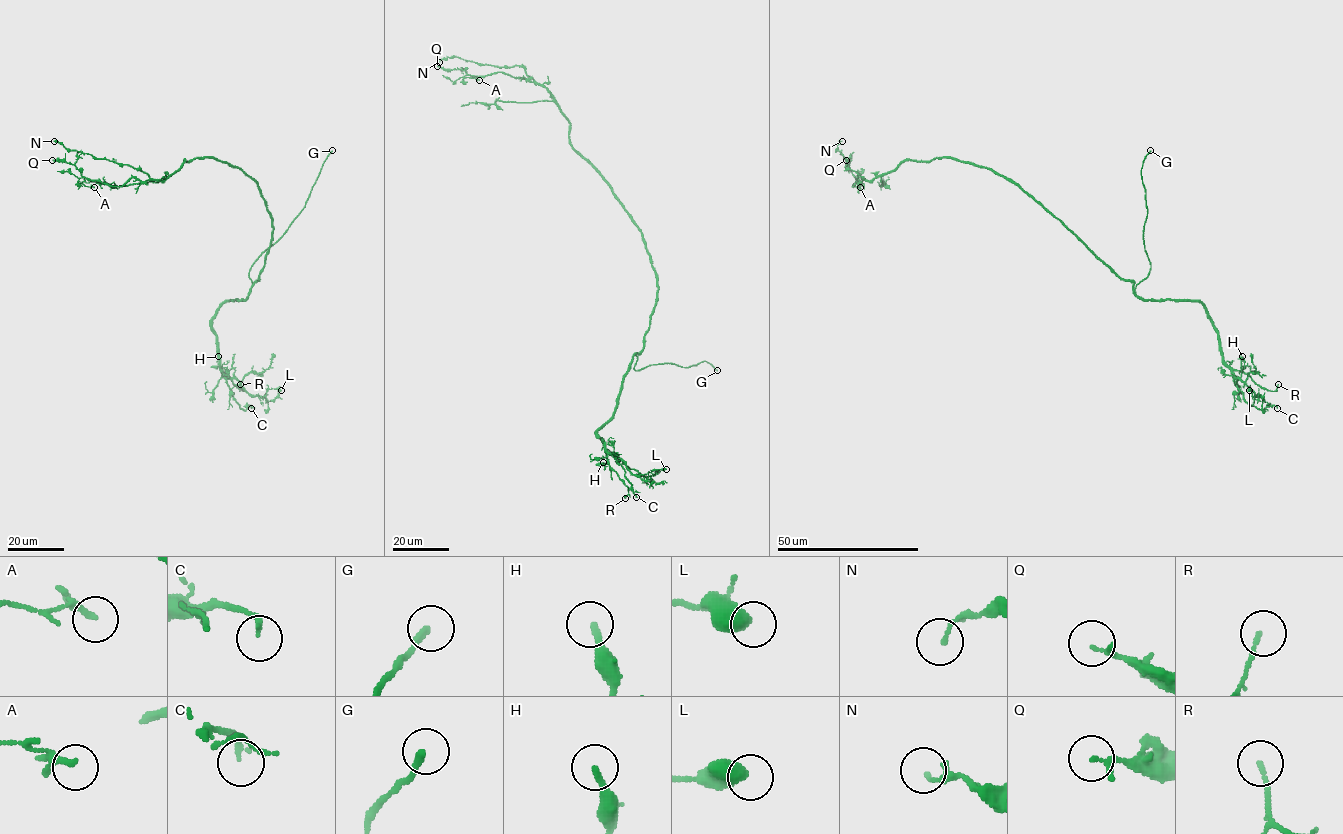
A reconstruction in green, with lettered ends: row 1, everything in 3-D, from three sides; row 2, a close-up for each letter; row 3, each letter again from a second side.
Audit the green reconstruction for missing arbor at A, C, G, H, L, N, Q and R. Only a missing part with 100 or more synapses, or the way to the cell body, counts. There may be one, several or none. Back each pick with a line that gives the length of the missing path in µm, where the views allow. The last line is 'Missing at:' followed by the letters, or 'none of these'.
G: missing 8 µm
Missing at: G

